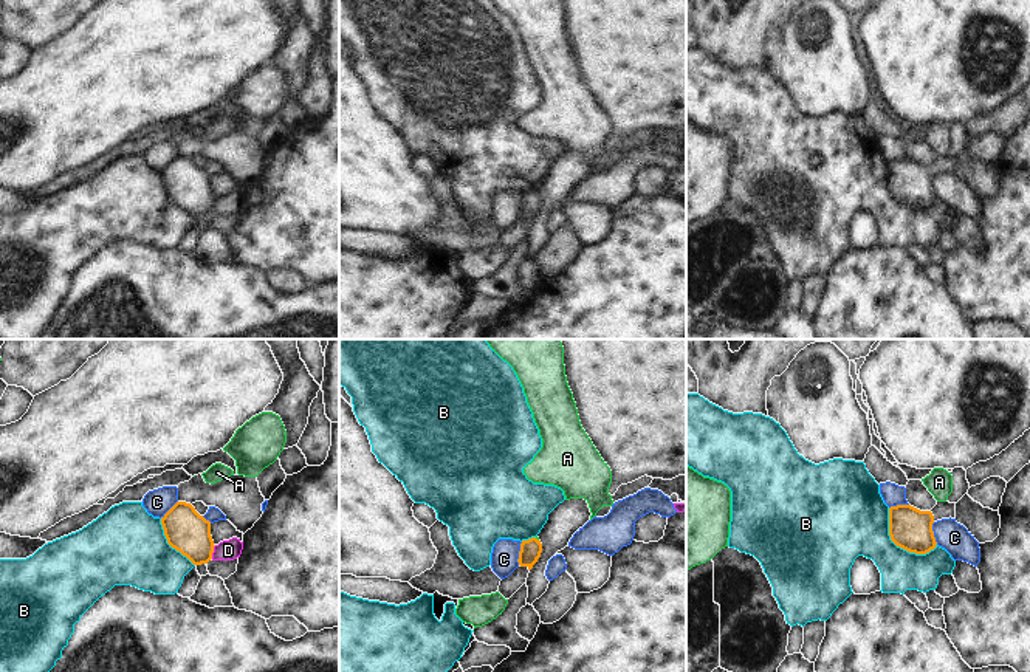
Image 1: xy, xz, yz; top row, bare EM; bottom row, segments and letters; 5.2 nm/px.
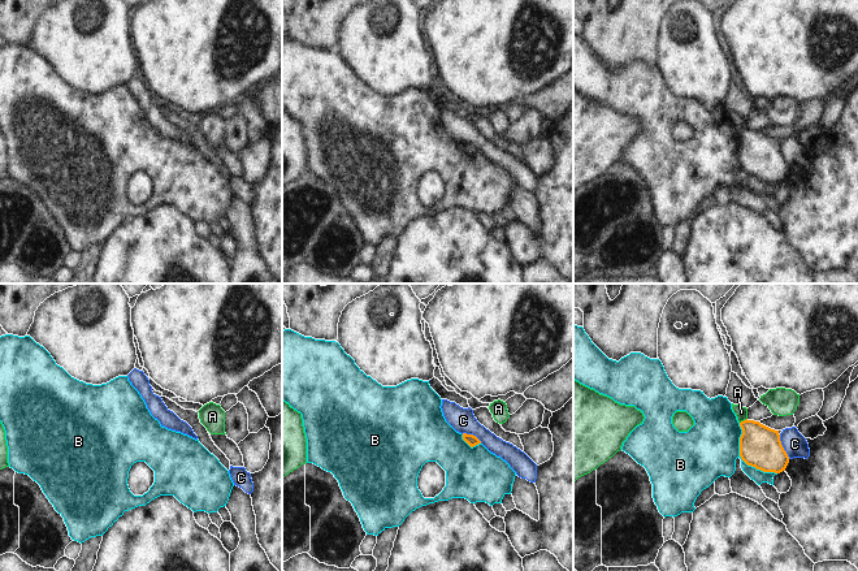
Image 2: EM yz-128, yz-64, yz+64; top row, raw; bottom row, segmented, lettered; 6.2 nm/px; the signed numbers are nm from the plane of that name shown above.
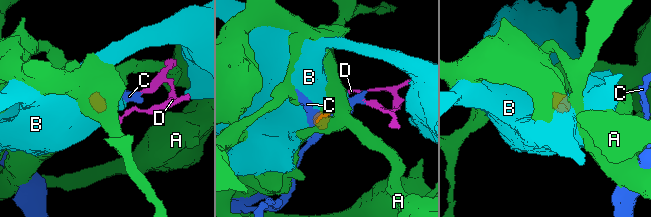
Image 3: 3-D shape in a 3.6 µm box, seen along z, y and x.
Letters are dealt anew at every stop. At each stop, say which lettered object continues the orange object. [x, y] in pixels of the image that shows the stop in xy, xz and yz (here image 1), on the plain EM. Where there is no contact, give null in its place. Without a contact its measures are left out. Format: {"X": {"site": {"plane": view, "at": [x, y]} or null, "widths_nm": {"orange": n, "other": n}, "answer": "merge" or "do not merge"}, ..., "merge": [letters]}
{"A": {"site": {"plane": "xz", "at": [536, 192]}, "widths_nm": {"orange": 110, "other": 20}, "answer": "do not merge"}, "B": {"site": {"plane": "yz", "at": [899, 198]}, "widths_nm": {"orange": 220, "other": 340}, "answer": "do not merge"}, "C": {"site": {"plane": "xz", "at": [519, 206]}, "widths_nm": {"orange": 110, "other": 140}, "answer": "do not merge"}, "D": {"site": {"plane": "xy", "at": [212, 205]}, "widths_nm": {"orange": 220, "other": 110}, "answer": "do not merge"}, "merge": []}

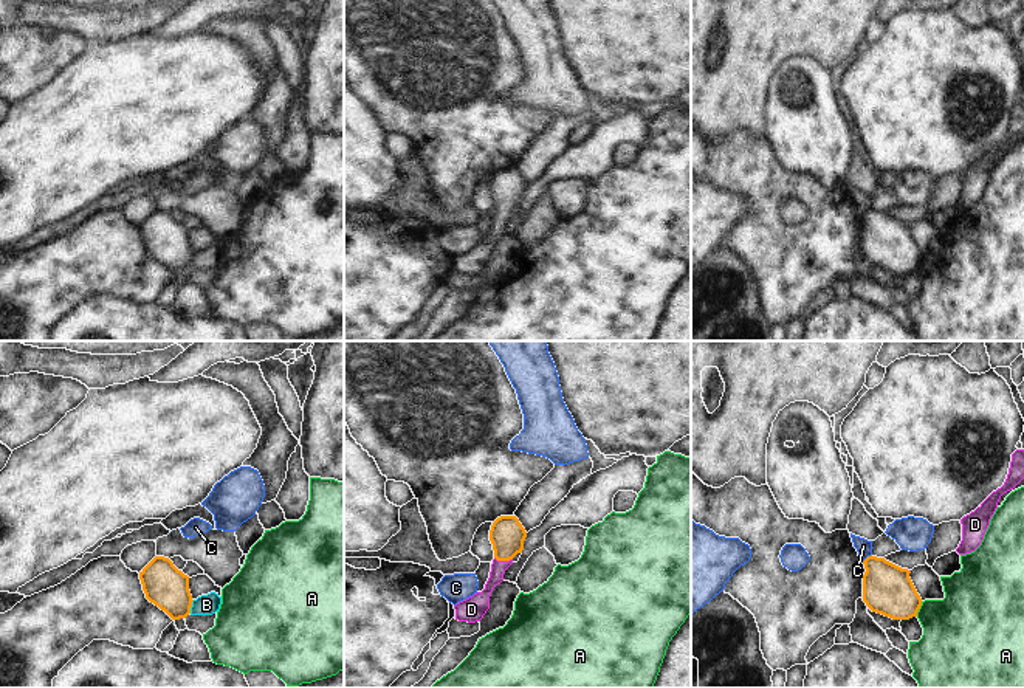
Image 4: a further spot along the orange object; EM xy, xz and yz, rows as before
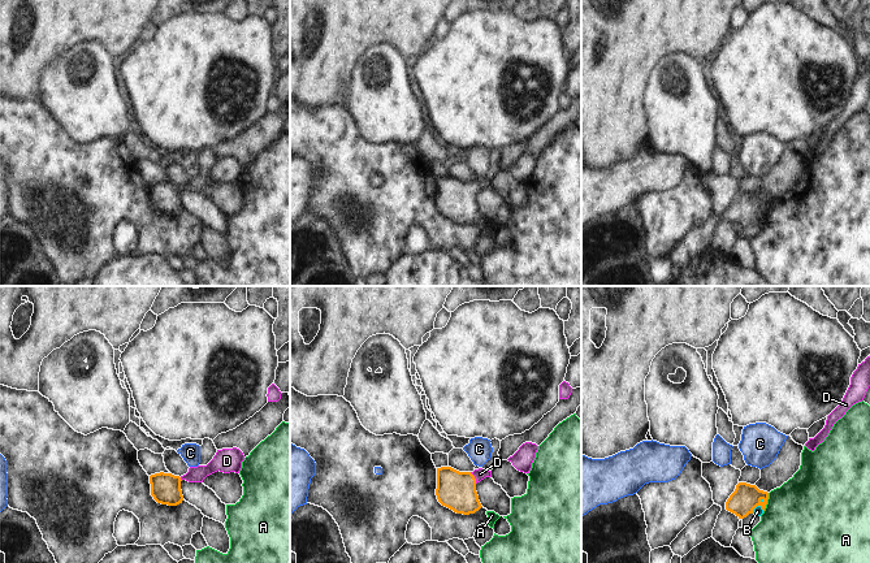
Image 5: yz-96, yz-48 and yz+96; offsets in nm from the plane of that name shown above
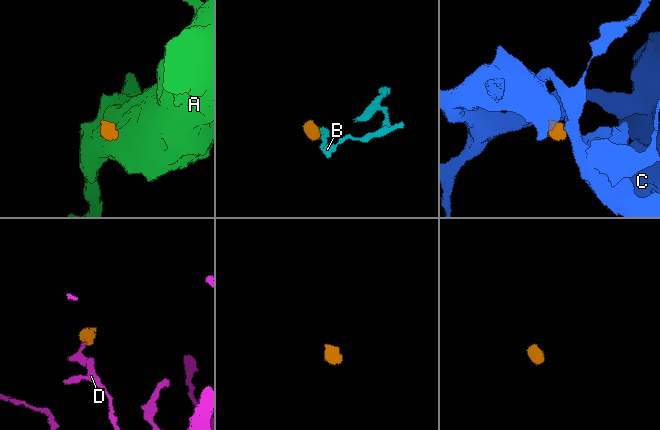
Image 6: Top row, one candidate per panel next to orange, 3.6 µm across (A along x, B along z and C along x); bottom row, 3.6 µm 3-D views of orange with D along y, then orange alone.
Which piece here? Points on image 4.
{"A": {"site": {"plane": "yz", "at": [919, 261]}, "widths_nm": {"orange": 260, "other": 380}, "answer": "do not merge"}, "B": {"site": {"plane": "xy", "at": [191, 259]}, "widths_nm": {"orange": 220, "other": 110}, "answer": "do not merge"}, "C": {"site": {"plane": "yz", "at": [866, 211]}, "widths_nm": {"orange": 260, "other": 80}, "answer": "do not merge"}, "D": {"site": {"plane": "xz", "at": [504, 213]}, "widths_nm": {"orange": 190, "other": 100}, "answer": "merge"}, "merge": ["D"]}

